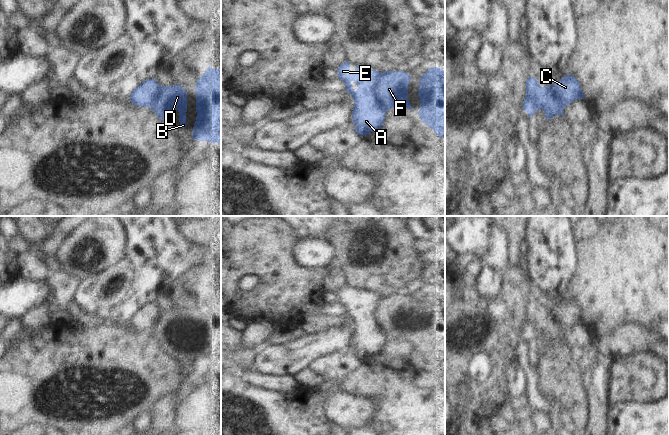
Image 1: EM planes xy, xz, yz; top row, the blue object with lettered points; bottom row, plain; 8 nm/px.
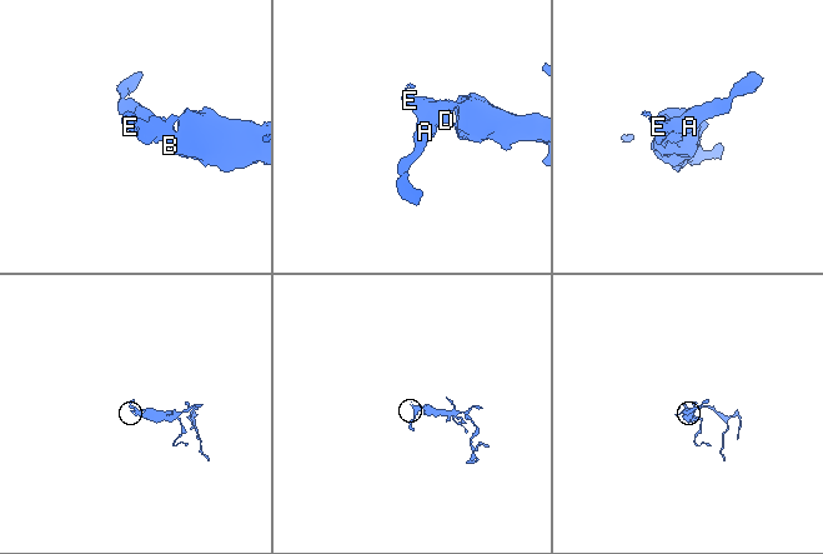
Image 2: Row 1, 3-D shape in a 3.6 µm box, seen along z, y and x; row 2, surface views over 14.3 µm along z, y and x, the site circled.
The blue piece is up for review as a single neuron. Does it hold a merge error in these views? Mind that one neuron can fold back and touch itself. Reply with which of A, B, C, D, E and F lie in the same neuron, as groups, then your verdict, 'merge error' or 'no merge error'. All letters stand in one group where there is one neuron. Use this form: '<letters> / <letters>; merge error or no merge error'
A C E / B D F; merge error

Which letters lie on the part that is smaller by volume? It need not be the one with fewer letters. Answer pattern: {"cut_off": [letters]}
{"cut_off": ["A", "C", "E"]}

